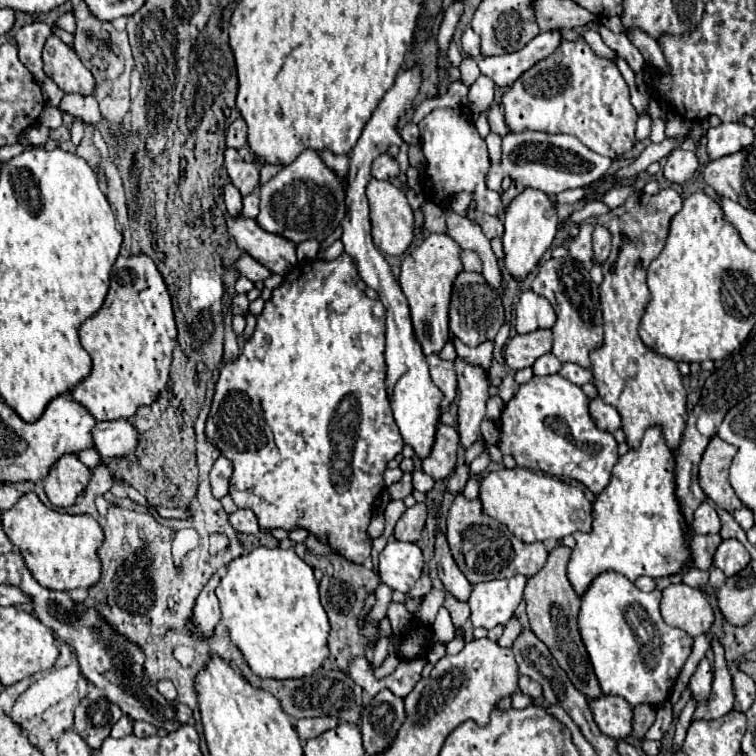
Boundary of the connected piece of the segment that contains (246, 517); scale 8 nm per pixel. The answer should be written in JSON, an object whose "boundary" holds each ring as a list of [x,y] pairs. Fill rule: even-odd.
{"boundary":[[[237,509],[233,515],[229,515],[229,521],[239,533],[259,533],[259,523],[251,509]]]}

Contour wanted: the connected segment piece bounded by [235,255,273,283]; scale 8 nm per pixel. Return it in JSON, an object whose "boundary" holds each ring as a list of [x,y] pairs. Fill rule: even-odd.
{"boundary":[[[243,255],[243,257],[237,261],[235,267],[237,267],[237,271],[239,271],[241,275],[245,275],[247,279],[251,279],[253,283],[265,281],[267,277],[273,275],[265,265],[259,265],[259,261],[255,261],[255,259],[249,257],[249,255]]]}

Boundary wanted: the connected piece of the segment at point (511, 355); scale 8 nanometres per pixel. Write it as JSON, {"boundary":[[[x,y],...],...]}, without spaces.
{"boundary":[[[539,329],[533,333],[525,335],[515,335],[507,345],[505,345],[505,361],[513,371],[531,367],[541,355],[551,351],[551,331],[549,329]]]}

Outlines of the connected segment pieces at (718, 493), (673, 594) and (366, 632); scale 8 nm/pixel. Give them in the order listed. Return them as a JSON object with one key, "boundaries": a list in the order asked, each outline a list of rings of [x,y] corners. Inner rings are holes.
{"boundaries":[[[[715,435],[709,441],[699,465],[701,489],[715,505],[723,507],[725,511],[735,511],[743,507],[743,503],[739,501],[739,497],[735,495],[729,483],[729,467],[735,453],[737,453],[737,447],[725,443]]],[[[685,583],[663,589],[661,613],[667,625],[683,629],[691,637],[707,635],[715,621],[713,607],[709,605],[703,591],[687,587]]],[[[307,551],[307,559],[309,559],[309,563],[311,565],[317,565],[317,567],[321,567],[323,569],[323,579],[321,579],[321,583],[319,583],[319,591],[321,591],[321,603],[323,603],[323,607],[325,607],[325,613],[327,613],[327,617],[329,617],[329,623],[331,623],[331,633],[329,633],[329,649],[331,649],[331,661],[343,671],[345,667],[347,667],[347,663],[349,663],[349,659],[353,657],[353,655],[363,655],[365,653],[365,643],[371,639],[371,641],[375,641],[375,625],[371,625],[371,623],[367,623],[367,619],[365,619],[365,623],[363,623],[363,627],[361,627],[361,623],[359,623],[359,619],[361,619],[361,611],[363,611],[363,603],[365,603],[365,597],[379,585],[379,577],[373,573],[373,571],[369,571],[369,569],[365,569],[363,565],[359,565],[359,563],[353,563],[353,561],[349,561],[349,559],[345,559],[345,557],[341,557],[341,555],[337,555],[337,553],[329,553],[329,555],[315,555],[315,553],[311,553],[311,551]]]]}

